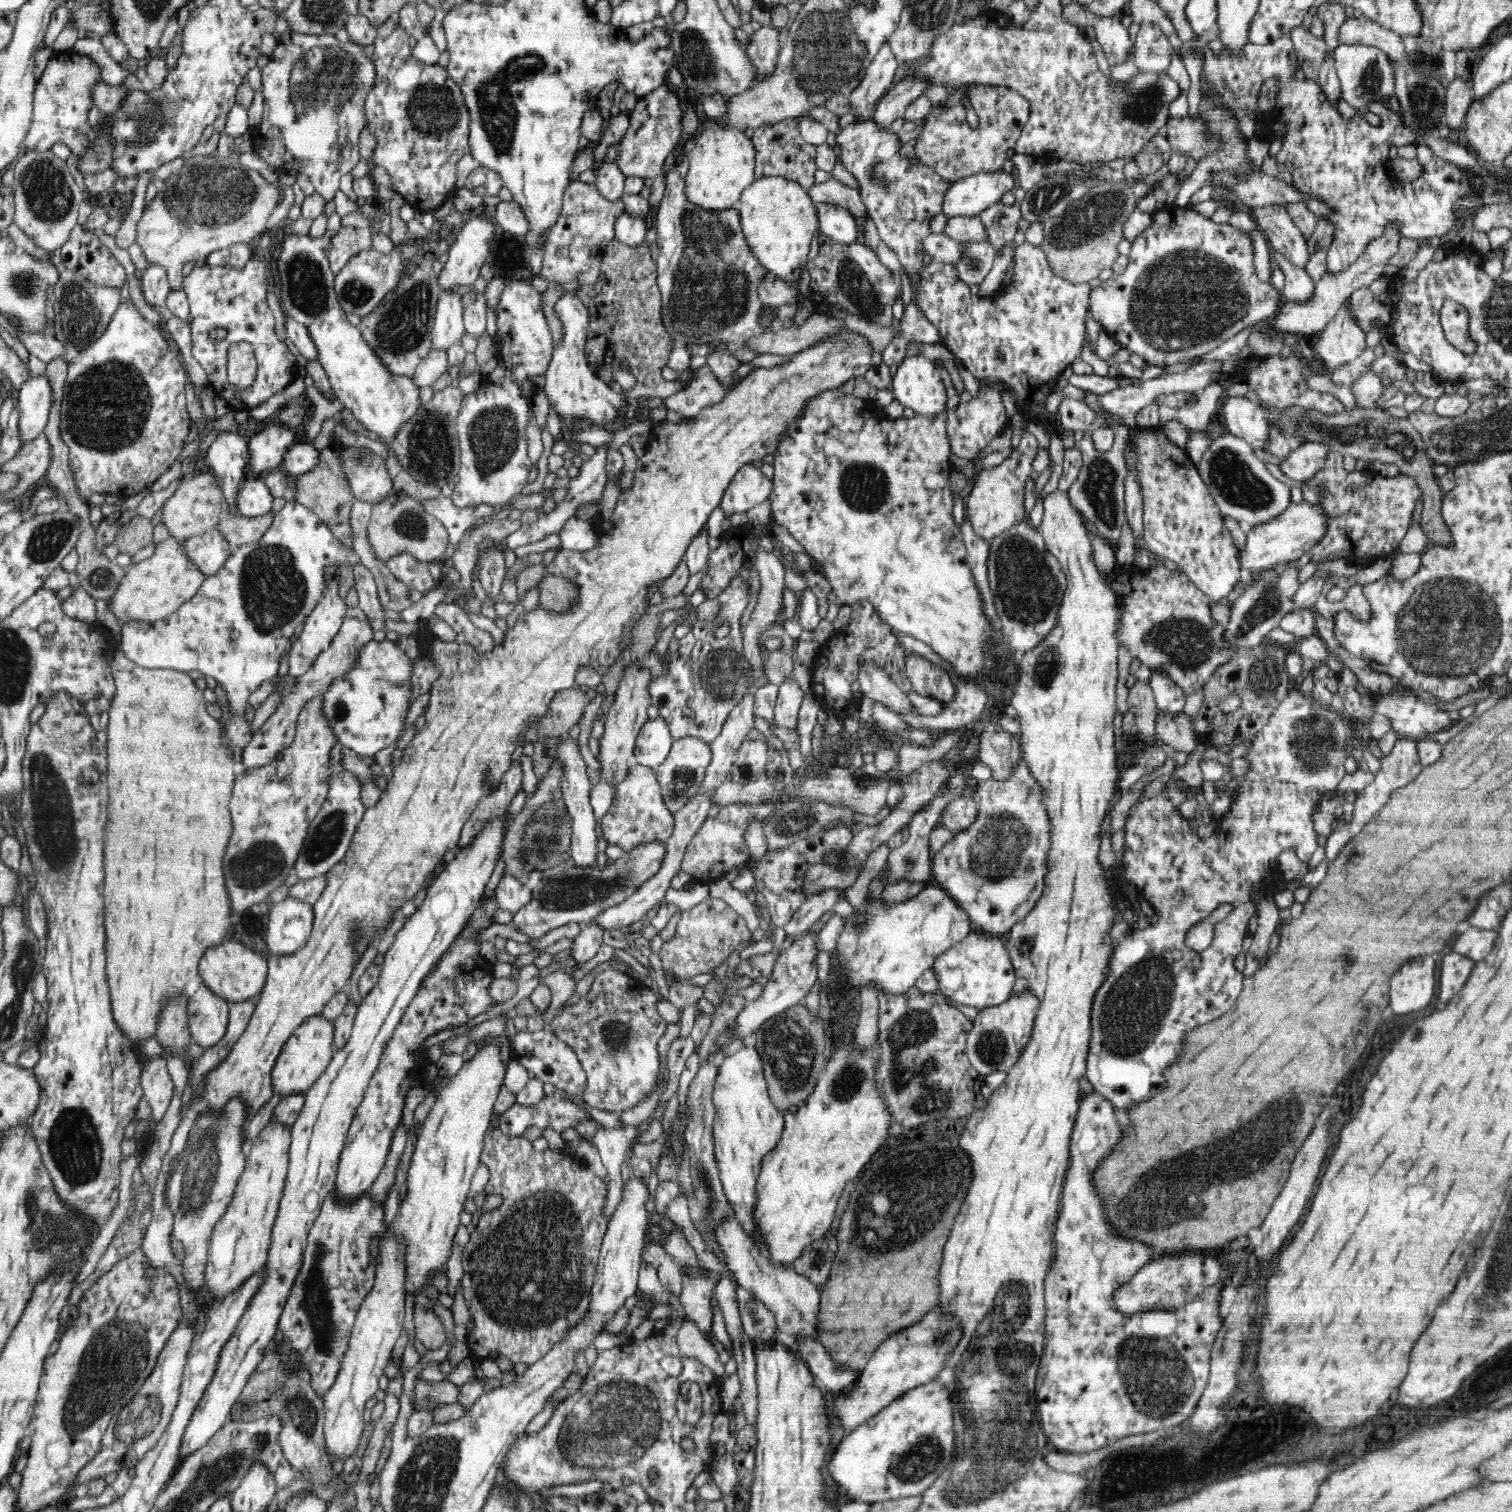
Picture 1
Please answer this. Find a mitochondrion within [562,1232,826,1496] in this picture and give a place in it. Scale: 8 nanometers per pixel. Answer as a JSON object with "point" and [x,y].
{"point":[633,1453]}

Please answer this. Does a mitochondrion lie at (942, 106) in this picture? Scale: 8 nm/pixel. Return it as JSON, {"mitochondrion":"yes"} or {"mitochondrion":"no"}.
{"mitochondrion":"no"}

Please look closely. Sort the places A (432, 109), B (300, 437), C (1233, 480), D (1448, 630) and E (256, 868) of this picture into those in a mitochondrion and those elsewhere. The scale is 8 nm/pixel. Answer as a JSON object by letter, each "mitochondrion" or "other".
{"A":"mitochondrion","B":"other","C":"mitochondrion","D":"mitochondrion","E":"mitochondrion"}

